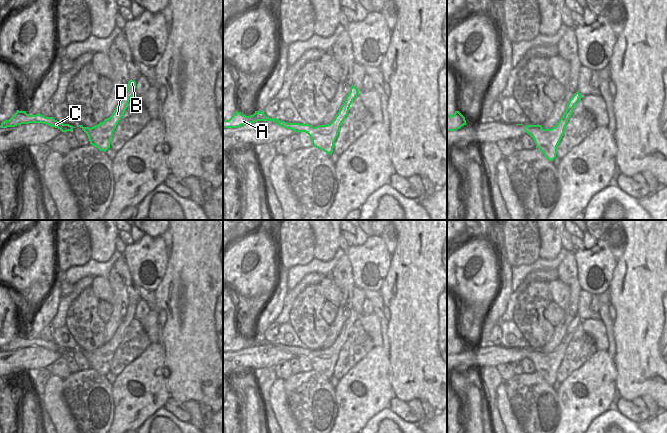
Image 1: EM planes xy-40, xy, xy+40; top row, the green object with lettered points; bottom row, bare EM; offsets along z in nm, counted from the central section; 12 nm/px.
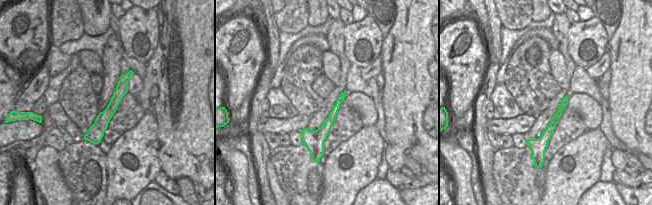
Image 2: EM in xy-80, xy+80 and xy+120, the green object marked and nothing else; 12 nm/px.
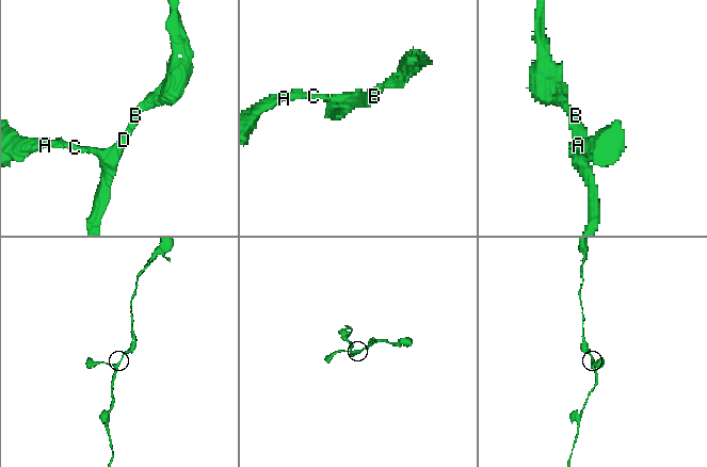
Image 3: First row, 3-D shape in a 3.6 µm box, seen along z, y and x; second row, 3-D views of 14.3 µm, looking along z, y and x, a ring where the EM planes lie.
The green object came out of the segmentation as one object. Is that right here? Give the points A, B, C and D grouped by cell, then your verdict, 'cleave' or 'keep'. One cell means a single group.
groups A B C D; keep

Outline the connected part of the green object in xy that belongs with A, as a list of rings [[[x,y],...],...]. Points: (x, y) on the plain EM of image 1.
[[[352,308],[350,316],[346,320],[339,336],[335,340],[334,344],[327,349],[318,349],[313,351],[306,347],[287,347],[277,342],[270,343],[264,338],[263,335],[255,335],[255,337],[250,340],[243,339],[236,335],[229,344],[223,344],[223,352],[237,352],[245,348],[255,347],[257,345],[272,345],[277,349],[286,353],[291,353],[296,357],[307,357],[312,364],[312,370],[330,379],[333,376],[334,366],[338,360],[340,350],[348,339],[350,329],[359,318],[358,313]]]

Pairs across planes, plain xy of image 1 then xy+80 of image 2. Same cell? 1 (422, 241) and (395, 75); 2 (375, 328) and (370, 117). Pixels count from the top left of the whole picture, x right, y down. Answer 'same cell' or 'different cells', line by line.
1: same cell
2: same cell

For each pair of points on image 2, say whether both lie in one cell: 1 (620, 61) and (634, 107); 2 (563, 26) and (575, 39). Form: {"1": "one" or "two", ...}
{"1": "one", "2": "two"}

